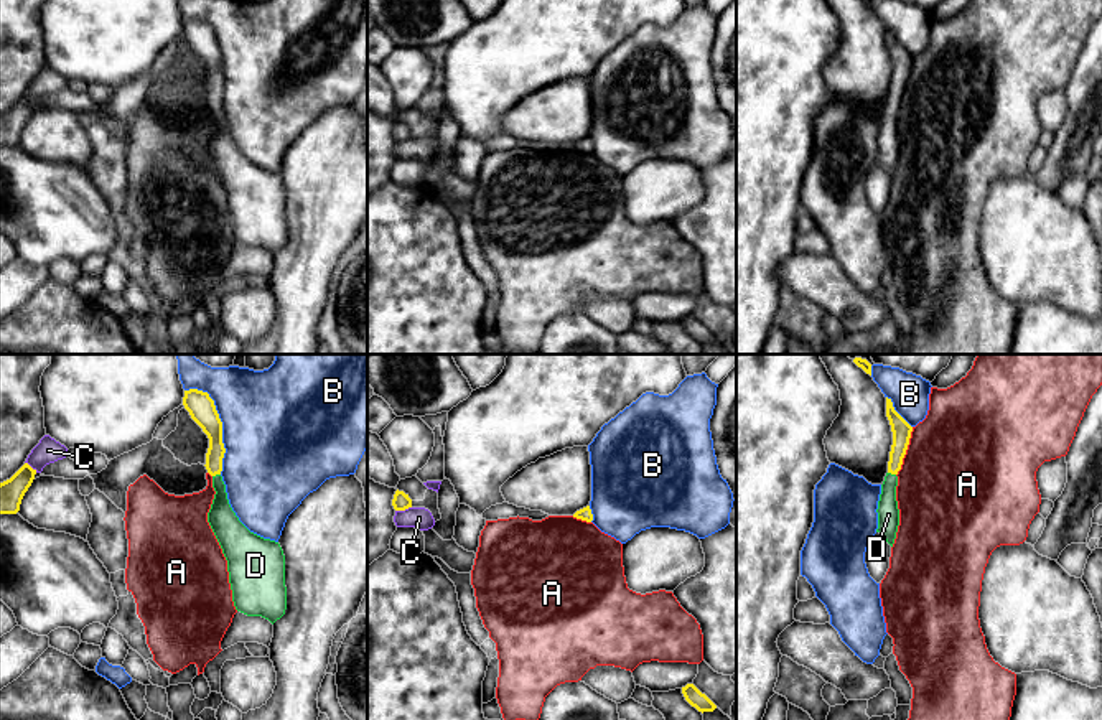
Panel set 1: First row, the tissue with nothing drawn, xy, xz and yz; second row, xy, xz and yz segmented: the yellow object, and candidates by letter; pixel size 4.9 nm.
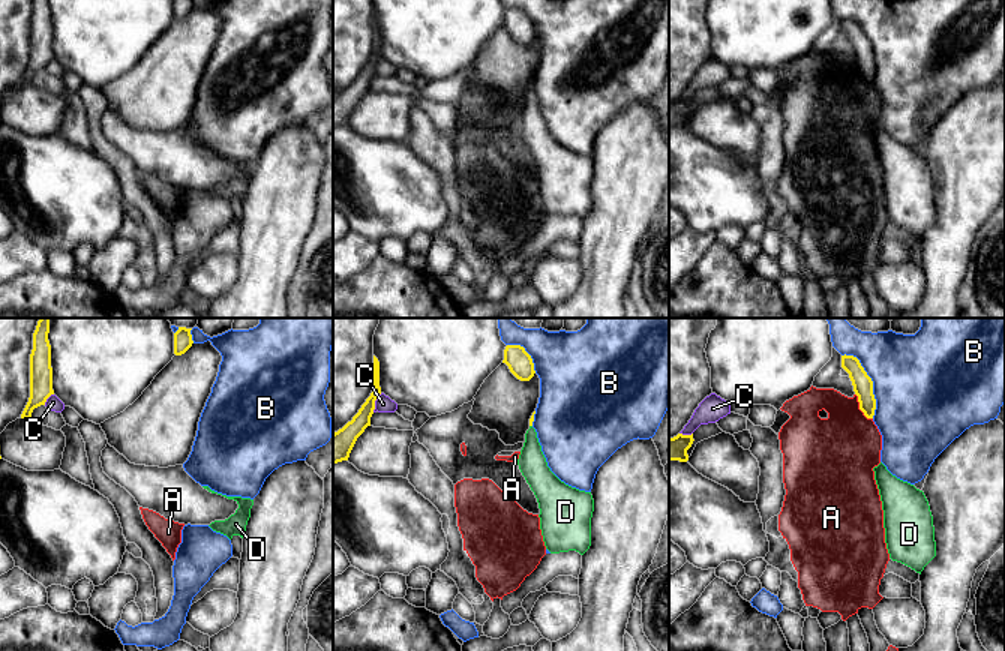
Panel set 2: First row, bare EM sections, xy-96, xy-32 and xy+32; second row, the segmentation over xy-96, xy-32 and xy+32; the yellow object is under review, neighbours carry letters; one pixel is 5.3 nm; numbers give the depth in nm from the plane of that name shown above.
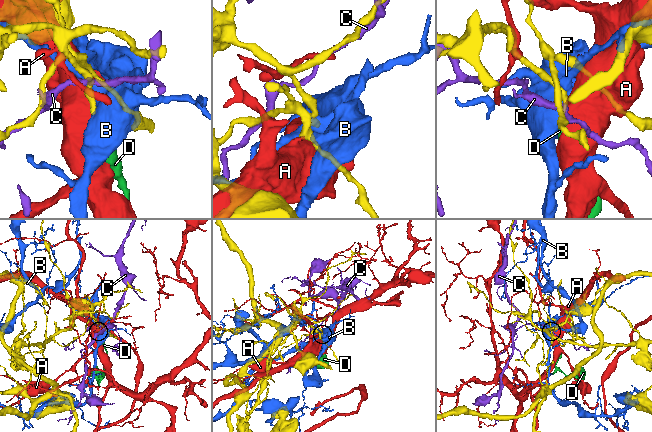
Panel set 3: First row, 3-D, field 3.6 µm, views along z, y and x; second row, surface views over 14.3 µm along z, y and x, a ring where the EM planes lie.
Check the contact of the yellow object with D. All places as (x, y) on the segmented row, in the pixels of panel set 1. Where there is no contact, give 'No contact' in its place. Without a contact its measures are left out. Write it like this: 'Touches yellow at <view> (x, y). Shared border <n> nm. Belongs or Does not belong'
Touches yellow at xy (216, 473). Shared border 40 nm. Belongs

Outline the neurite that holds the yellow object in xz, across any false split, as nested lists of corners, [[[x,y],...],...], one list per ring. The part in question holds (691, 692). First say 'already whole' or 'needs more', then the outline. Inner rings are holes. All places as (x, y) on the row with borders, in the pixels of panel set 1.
already whole; [[[687,684],[685,687],[682,687],[682,694],[685,700],[702,713],[713,712],[717,708],[717,705],[705,694],[702,694],[693,684]]]

